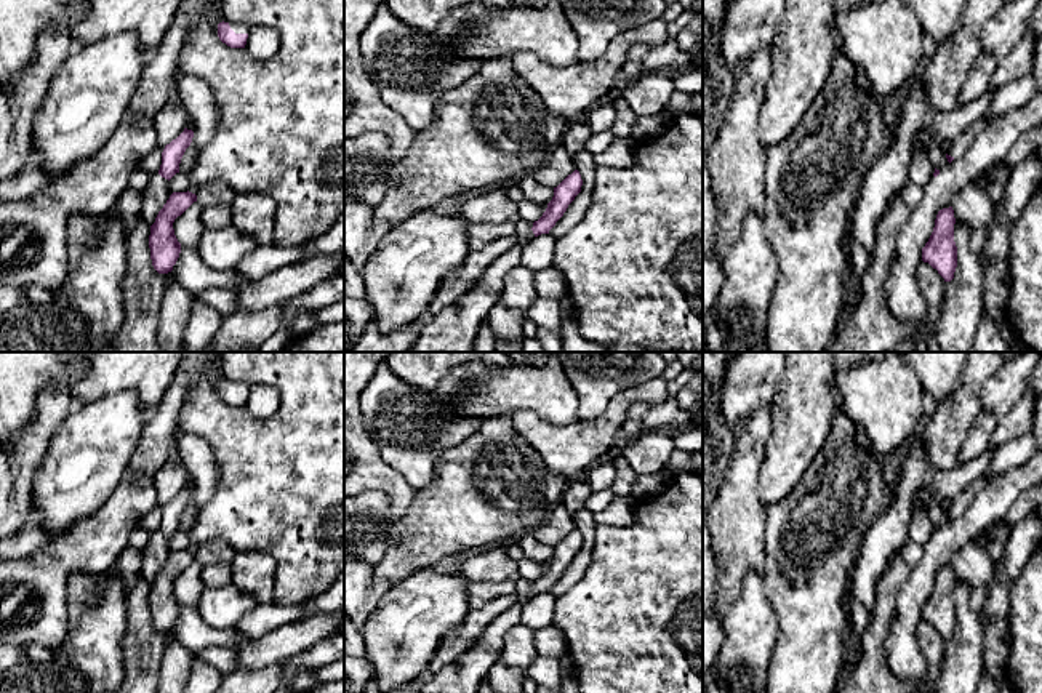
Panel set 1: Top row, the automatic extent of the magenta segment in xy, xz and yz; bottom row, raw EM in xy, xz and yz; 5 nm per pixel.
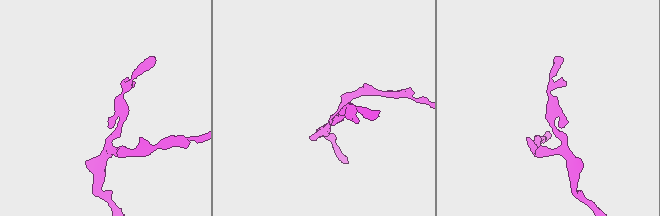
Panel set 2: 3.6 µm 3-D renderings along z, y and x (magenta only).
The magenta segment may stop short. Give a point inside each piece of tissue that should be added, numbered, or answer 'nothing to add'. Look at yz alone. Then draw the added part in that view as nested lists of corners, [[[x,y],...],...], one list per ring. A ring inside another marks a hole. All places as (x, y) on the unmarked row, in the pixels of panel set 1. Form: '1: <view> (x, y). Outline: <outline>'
1: yz (1017, 452). Outline: [[[1031,432],[999,447],[994,451],[988,472],[972,480],[968,487],[956,499],[952,499],[946,512],[951,515],[964,514],[991,477],[1000,475],[1028,463],[1036,451],[1037,442]]]

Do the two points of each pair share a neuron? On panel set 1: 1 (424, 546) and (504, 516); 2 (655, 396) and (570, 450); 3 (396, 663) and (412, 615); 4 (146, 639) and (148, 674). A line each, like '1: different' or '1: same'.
1: same
2: same
3: same
4: same

